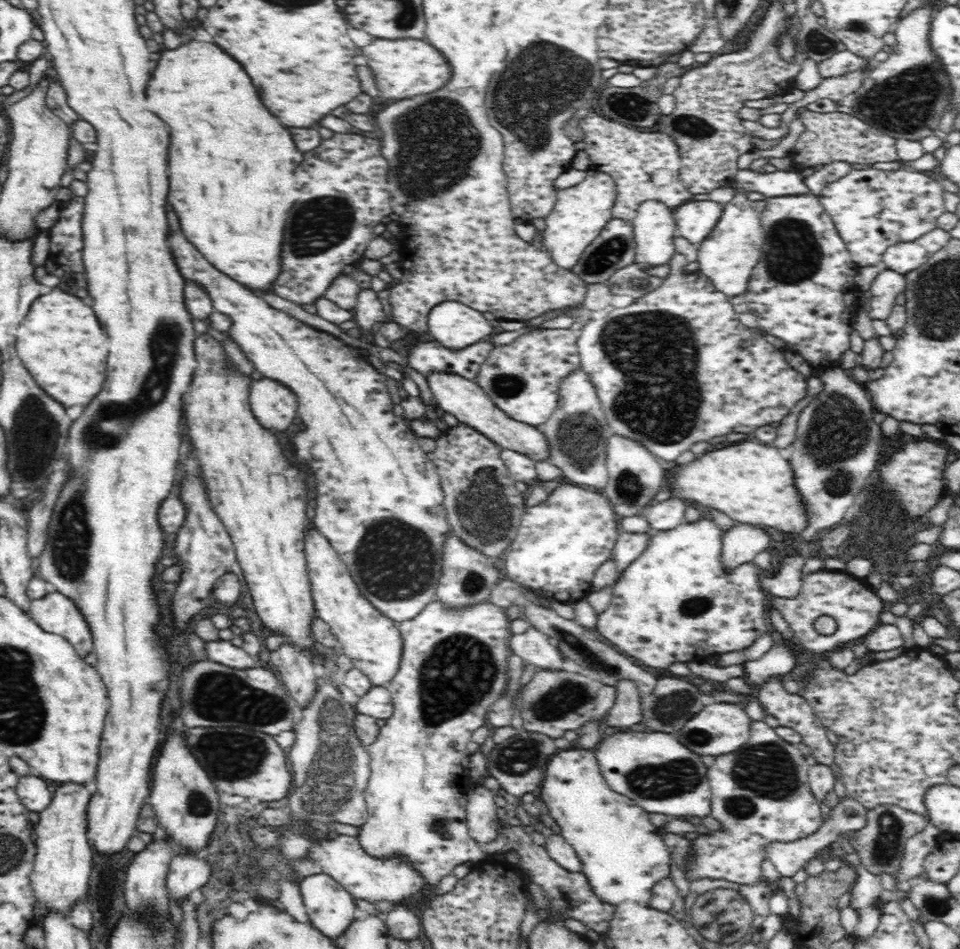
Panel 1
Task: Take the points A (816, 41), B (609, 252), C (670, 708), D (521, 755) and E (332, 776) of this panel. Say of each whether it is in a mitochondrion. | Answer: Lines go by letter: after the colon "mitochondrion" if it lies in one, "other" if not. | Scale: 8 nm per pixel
A: mitochondrion
B: mitochondrion
C: mitochondrion
D: mitochondrion
E: mitochondrion

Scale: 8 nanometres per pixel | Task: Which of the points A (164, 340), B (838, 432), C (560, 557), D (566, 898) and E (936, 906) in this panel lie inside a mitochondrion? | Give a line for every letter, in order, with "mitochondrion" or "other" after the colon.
A: mitochondrion
B: mitochondrion
C: other
D: other
E: mitochondrion

